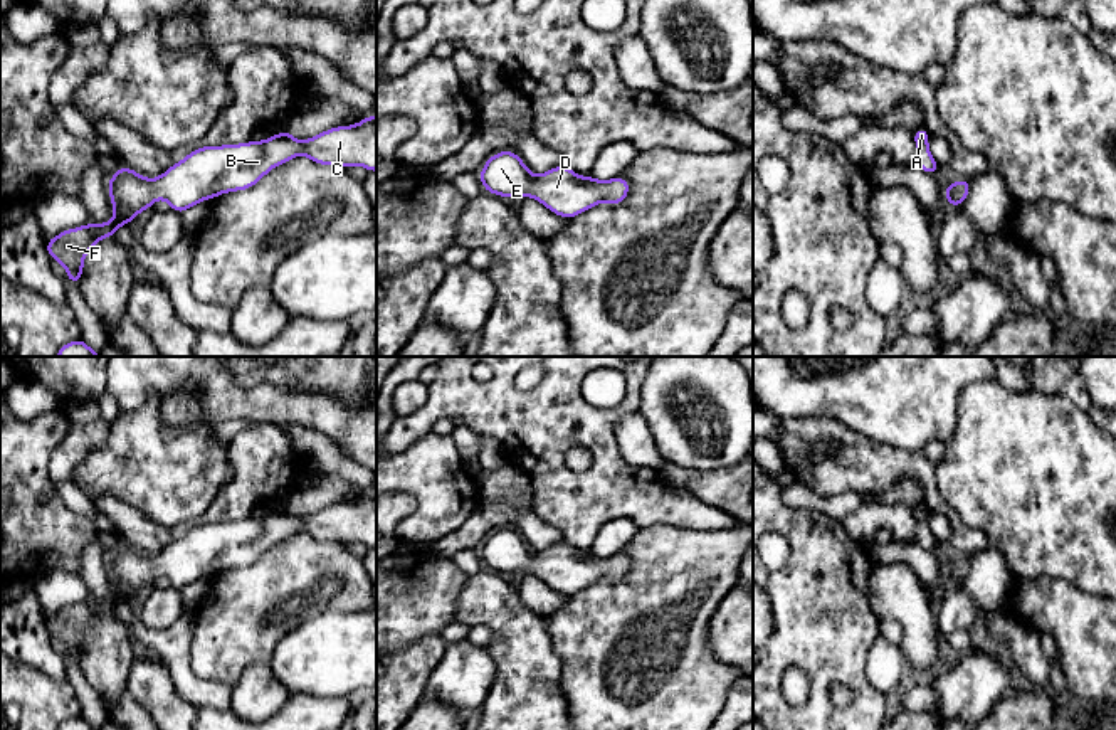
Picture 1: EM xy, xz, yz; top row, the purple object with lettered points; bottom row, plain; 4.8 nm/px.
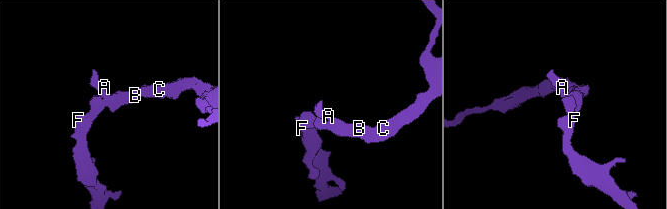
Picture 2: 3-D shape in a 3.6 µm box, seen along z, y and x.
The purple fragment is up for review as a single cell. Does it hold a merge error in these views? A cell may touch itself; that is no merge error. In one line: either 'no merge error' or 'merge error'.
no merge error

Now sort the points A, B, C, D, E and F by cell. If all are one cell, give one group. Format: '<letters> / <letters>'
A B C D E F

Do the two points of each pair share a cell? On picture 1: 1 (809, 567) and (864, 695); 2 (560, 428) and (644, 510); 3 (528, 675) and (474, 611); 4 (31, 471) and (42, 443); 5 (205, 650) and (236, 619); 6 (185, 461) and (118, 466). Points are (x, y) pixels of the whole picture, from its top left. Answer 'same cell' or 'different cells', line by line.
1: same cell
2: same cell
3: same cell
4: same cell
5: same cell
6: same cell

